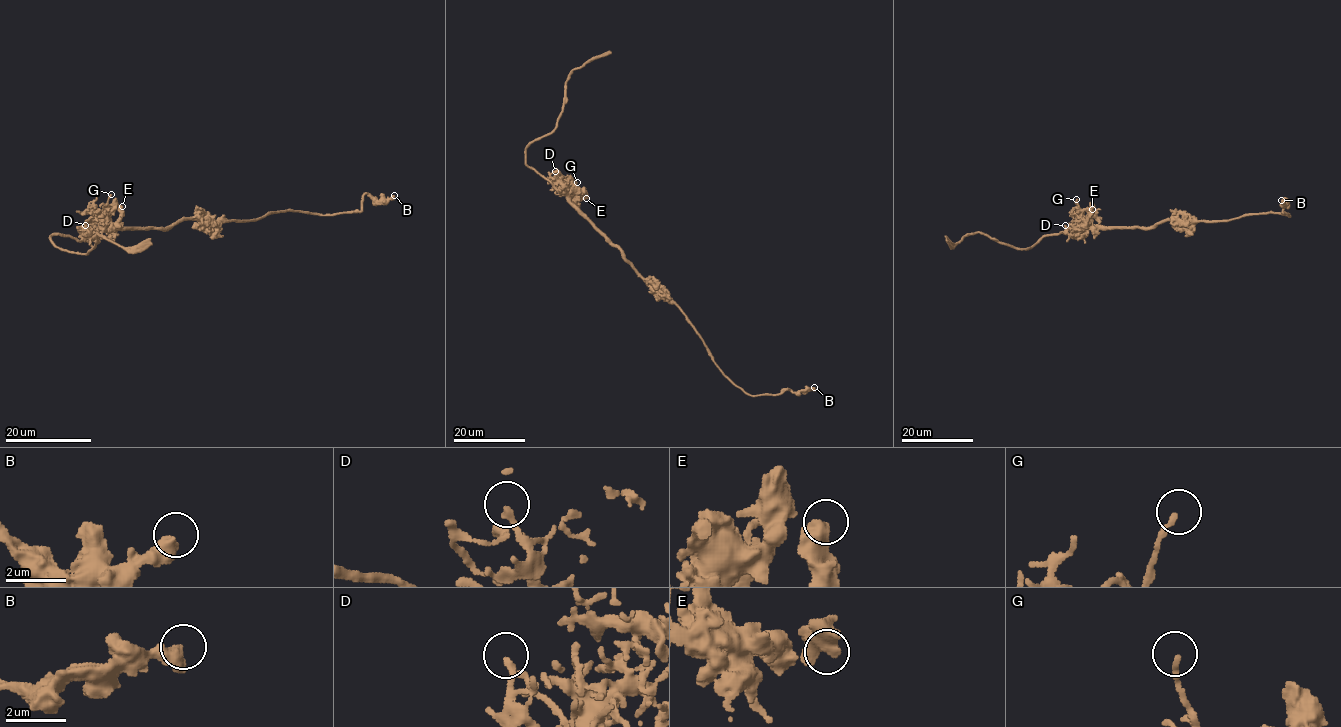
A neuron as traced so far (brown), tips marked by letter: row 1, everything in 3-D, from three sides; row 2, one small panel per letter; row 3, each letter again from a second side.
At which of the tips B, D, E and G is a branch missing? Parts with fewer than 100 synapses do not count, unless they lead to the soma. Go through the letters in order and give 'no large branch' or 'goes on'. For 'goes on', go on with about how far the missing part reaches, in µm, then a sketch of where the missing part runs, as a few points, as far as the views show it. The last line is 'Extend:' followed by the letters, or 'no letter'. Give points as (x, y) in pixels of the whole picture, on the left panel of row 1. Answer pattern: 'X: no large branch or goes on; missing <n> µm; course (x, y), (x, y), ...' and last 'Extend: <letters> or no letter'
B: no large branch
D: no large branch
E: no large branch
G: no large branch
Extend: no letter

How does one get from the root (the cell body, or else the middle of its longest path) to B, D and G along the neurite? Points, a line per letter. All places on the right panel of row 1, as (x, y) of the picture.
B: (1139, 228), (1168, 219), (1290, 216), (1282, 211), (1286, 199), (1284, 204), (1281, 200)
D: (1139, 228), (1075, 226), (1066, 229), (1065, 225)
G: (1139, 228), (1098, 228), (1093, 224), (1092, 216), (1079, 208), (1076, 199)

